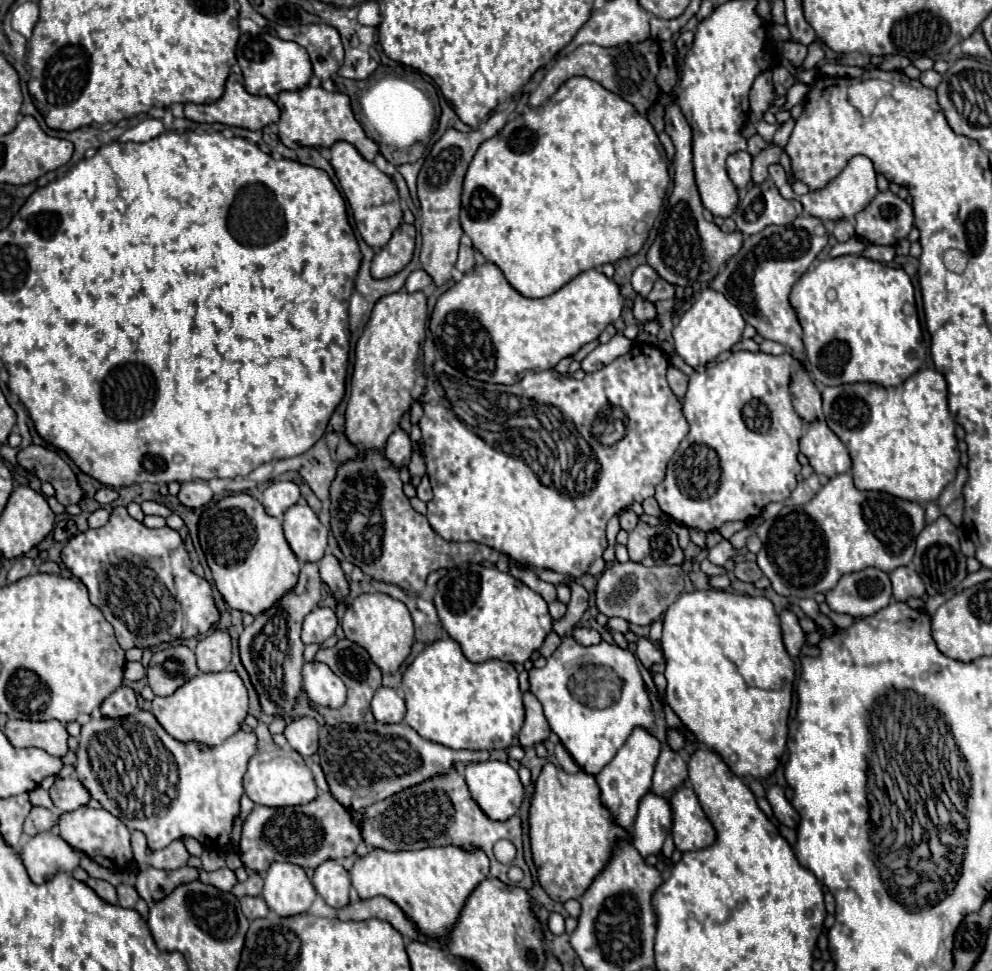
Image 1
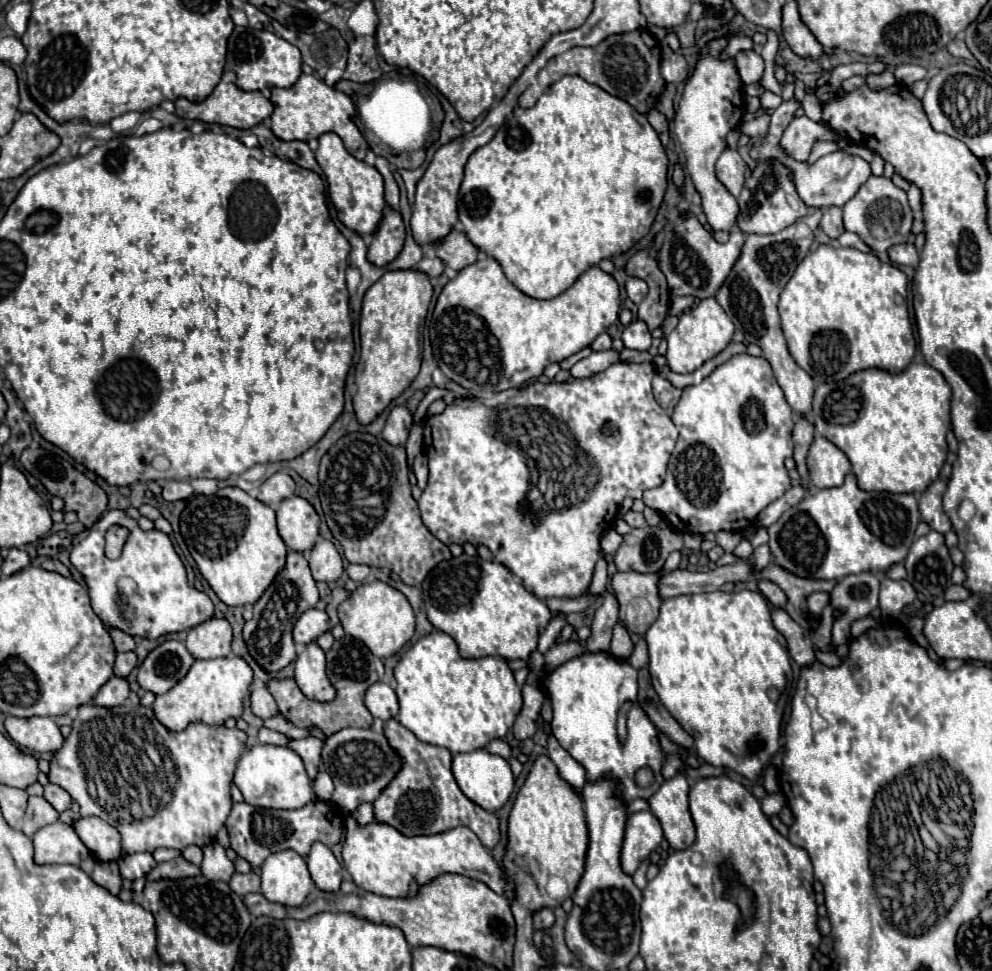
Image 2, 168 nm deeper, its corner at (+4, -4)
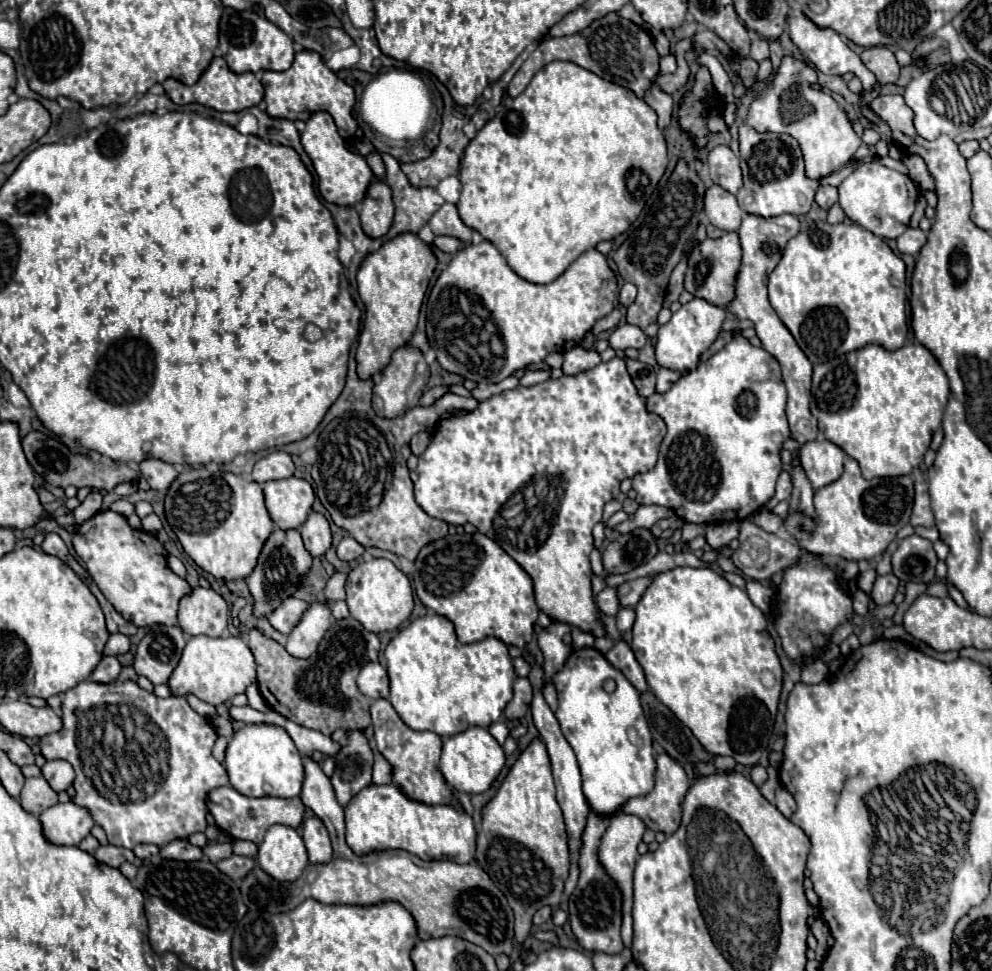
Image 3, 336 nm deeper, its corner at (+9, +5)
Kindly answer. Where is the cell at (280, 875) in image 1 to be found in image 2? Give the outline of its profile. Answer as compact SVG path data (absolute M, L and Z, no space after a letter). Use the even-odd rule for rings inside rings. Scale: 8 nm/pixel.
M292 849L272 853L262 863L262 893L268 901L298 907L312 887L304 857Z

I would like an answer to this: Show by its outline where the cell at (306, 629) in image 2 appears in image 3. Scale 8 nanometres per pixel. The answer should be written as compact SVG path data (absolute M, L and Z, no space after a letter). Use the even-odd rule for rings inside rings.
M287 598L283 604L269 616L269 622L275 630L283 634L291 634L291 630L299 624L299 618L303 616L303 610L307 610L309 602L299 598Z

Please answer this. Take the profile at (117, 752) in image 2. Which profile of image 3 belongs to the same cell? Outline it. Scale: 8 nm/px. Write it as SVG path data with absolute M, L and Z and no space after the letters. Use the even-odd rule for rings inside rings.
M85 680L85 682L77 684L75 688L71 688L63 694L63 728L55 734L43 736L39 740L39 746L41 746L41 754L45 756L45 760L65 760L73 766L73 770L75 770L75 780L73 780L75 796L71 798L71 802L75 802L77 806L87 806L87 810L91 810L91 818L95 818L95 822L105 830L105 834L109 838L109 844L123 846L123 848L135 848L141 842L149 842L149 844L155 844L155 846L165 846L167 842L173 842L175 838L187 838L195 832L205 832L207 814L209 814L207 796L209 796L211 790L229 784L227 770L211 756L211 748L213 748L215 740L217 740L217 730L215 730L213 722L199 716L183 696L157 698L153 692L147 692L147 690L139 688L135 682L97 684L97 682Z

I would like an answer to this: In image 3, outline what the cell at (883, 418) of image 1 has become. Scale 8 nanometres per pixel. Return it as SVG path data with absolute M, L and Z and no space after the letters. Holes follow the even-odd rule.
M869 344L825 364L817 364L813 368L811 396L811 414L819 422L819 432L837 444L847 456L855 458L861 466L863 478L869 480L877 476L911 474L923 462L933 432L941 426L949 398L949 382L935 356L921 344L907 344L895 352Z

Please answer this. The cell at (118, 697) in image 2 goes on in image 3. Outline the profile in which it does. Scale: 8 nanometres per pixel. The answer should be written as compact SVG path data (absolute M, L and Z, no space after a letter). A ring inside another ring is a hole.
M105 656L97 668L93 670L91 674L91 680L93 682L99 682L99 684L111 684L119 678L119 672L121 672L121 664L115 656Z

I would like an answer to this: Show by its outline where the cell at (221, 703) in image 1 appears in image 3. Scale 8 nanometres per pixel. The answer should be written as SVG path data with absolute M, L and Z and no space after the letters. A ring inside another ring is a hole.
M193 636L183 656L171 674L167 686L171 694L187 696L193 694L203 702L219 706L245 690L249 684L255 684L255 660L243 638L227 636L227 638L209 638L209 636Z

